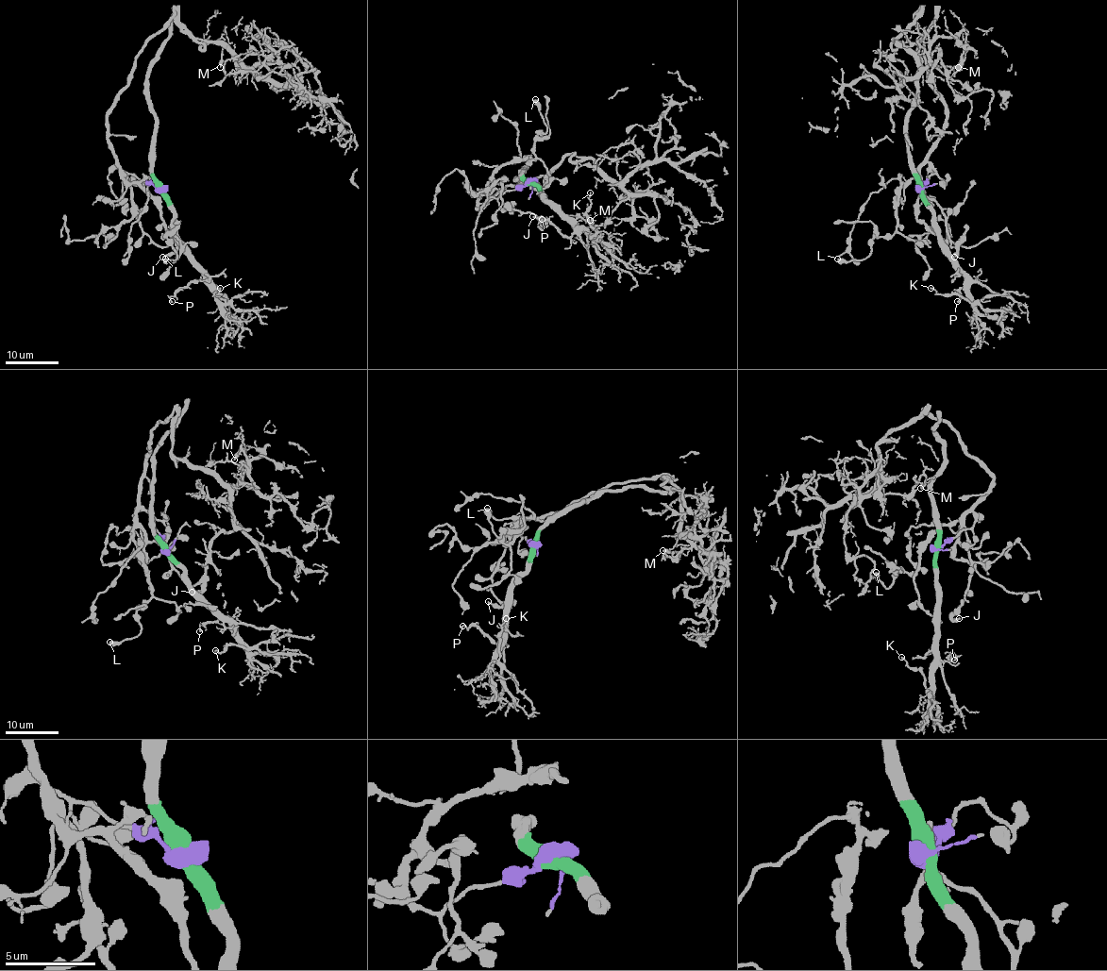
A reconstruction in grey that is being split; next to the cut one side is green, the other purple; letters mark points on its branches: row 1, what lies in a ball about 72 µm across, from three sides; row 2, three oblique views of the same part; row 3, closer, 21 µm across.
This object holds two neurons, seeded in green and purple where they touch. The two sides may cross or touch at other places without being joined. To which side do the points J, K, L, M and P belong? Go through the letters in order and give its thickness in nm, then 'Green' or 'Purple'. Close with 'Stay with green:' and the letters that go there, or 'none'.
J: Thickness 160 nm. Purple
K: Thickness 160 nm. Green
L: Thickness 550 nm. Purple
M: Thickness 320 nm. Purple
P: Thickness 100 nm. Green
Stay with green: K, P

